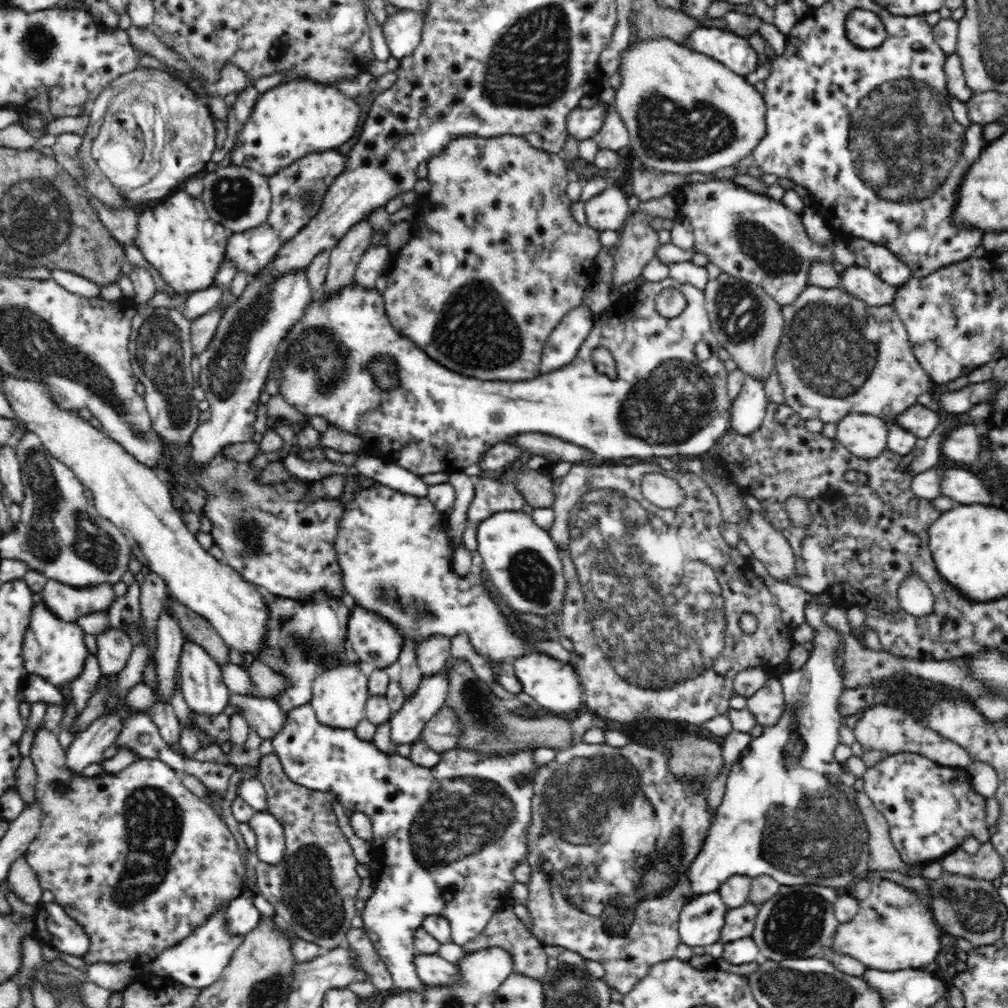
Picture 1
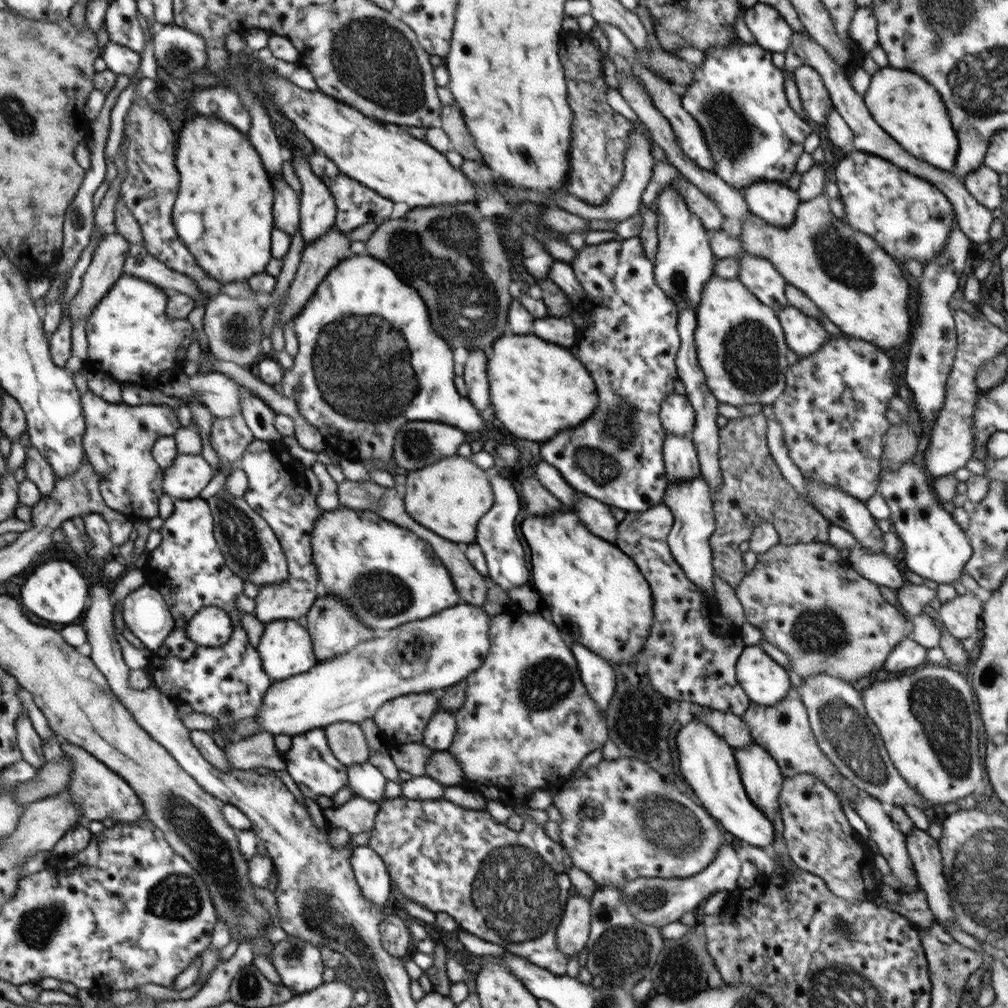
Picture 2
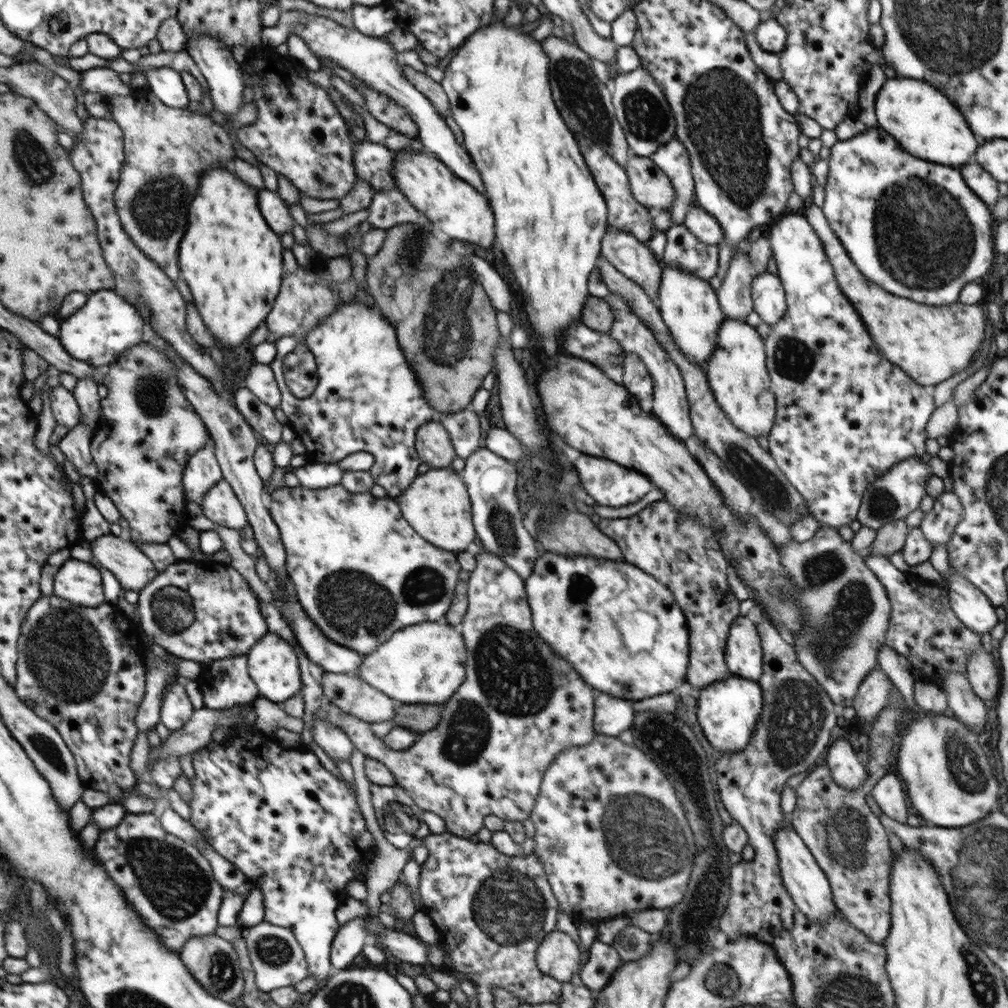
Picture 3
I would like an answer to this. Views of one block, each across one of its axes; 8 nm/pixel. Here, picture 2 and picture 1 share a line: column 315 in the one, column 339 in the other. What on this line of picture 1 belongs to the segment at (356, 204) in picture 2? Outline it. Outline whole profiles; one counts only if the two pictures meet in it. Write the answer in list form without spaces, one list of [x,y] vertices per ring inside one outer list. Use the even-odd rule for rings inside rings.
[[[334,149],[317,153],[311,152],[268,176],[272,205],[266,222],[247,231],[230,232],[224,259],[227,258],[228,262],[234,262],[237,271],[244,270],[248,276],[262,272],[272,262],[272,258],[276,256],[278,250],[292,240],[320,211],[323,196],[330,183],[341,172],[344,172],[345,157]]]

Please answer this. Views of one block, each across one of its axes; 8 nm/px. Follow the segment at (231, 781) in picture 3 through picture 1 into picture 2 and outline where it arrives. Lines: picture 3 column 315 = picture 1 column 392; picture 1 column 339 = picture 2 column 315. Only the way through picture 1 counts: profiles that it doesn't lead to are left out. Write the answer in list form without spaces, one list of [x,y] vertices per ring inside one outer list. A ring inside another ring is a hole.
[[[315,728],[308,732],[291,737],[292,744],[288,751],[283,753],[284,761],[286,761],[286,770],[293,778],[294,782],[300,788],[302,794],[307,798],[313,799],[318,803],[318,796],[328,796],[331,800],[336,796],[338,790],[348,785],[347,766],[342,764],[330,750],[326,733],[323,728]]]

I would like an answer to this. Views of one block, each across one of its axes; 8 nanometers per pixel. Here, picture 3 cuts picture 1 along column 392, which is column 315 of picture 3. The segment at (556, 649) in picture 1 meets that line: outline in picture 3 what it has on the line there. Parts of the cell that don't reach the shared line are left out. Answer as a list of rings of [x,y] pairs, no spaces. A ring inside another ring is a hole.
[[[341,485],[316,489],[278,487],[271,493],[264,492],[263,496],[279,528],[287,553],[285,568],[297,590],[298,600],[332,642],[366,655],[406,626],[443,621],[460,581],[457,555],[438,549],[418,536],[393,498],[381,499],[371,492],[351,493]]]

